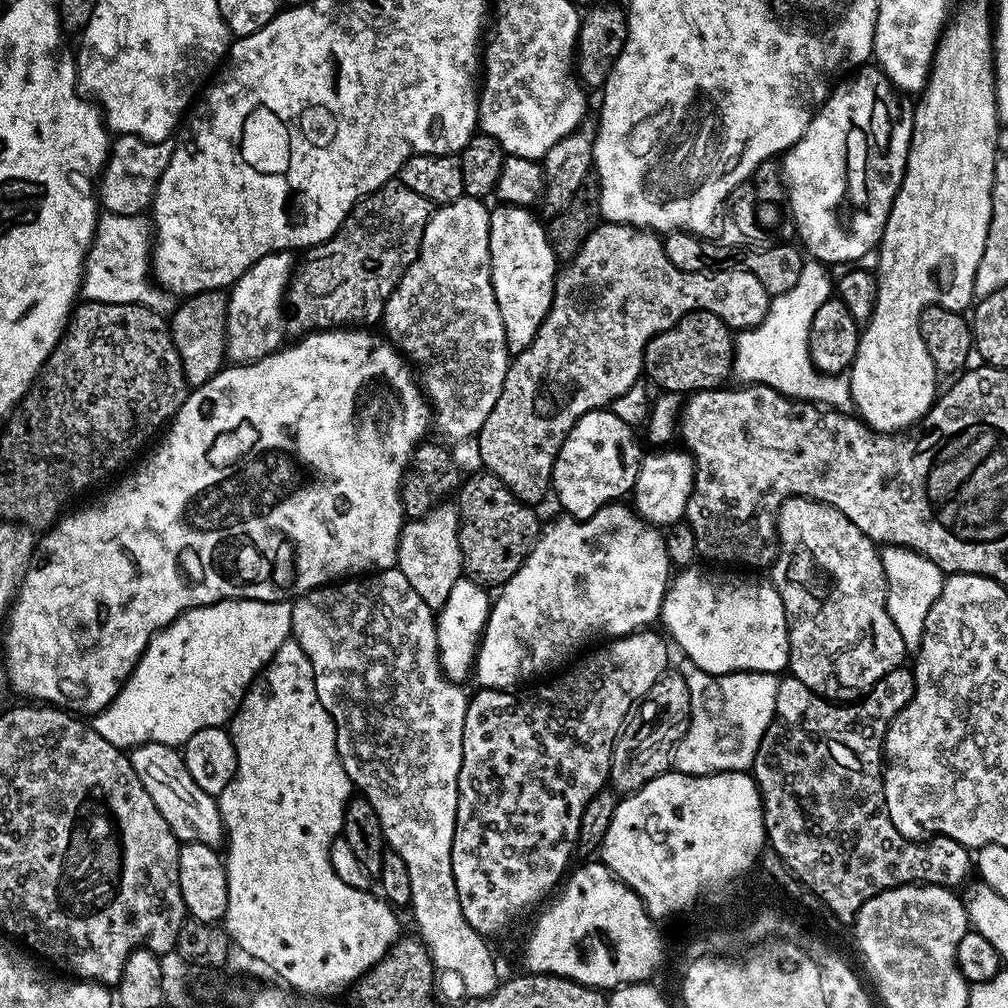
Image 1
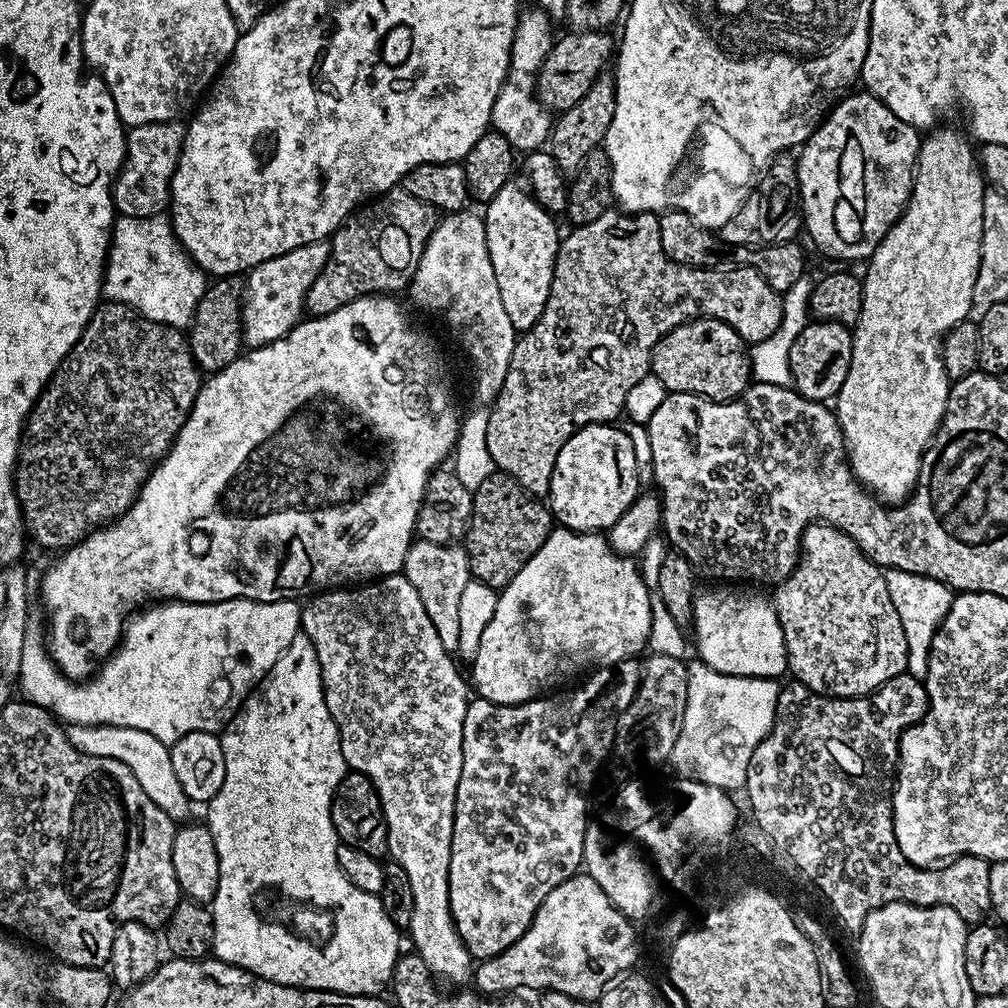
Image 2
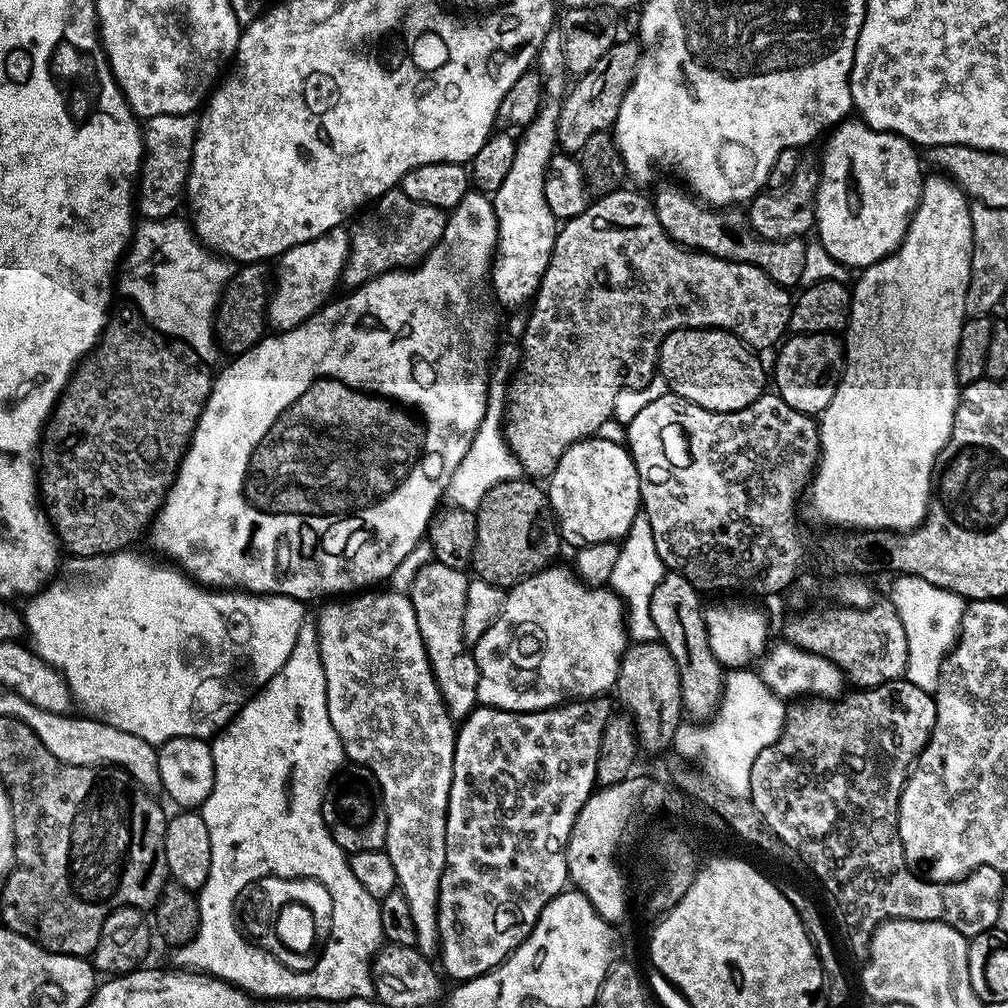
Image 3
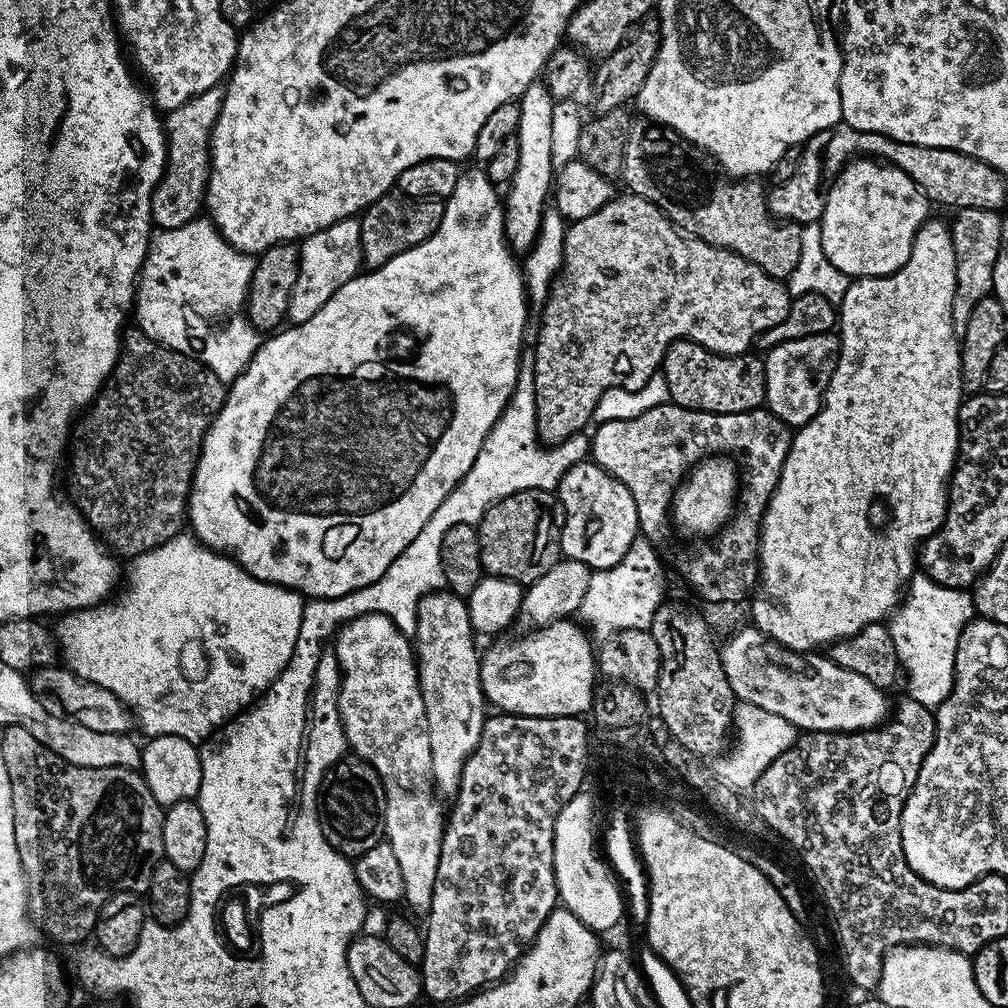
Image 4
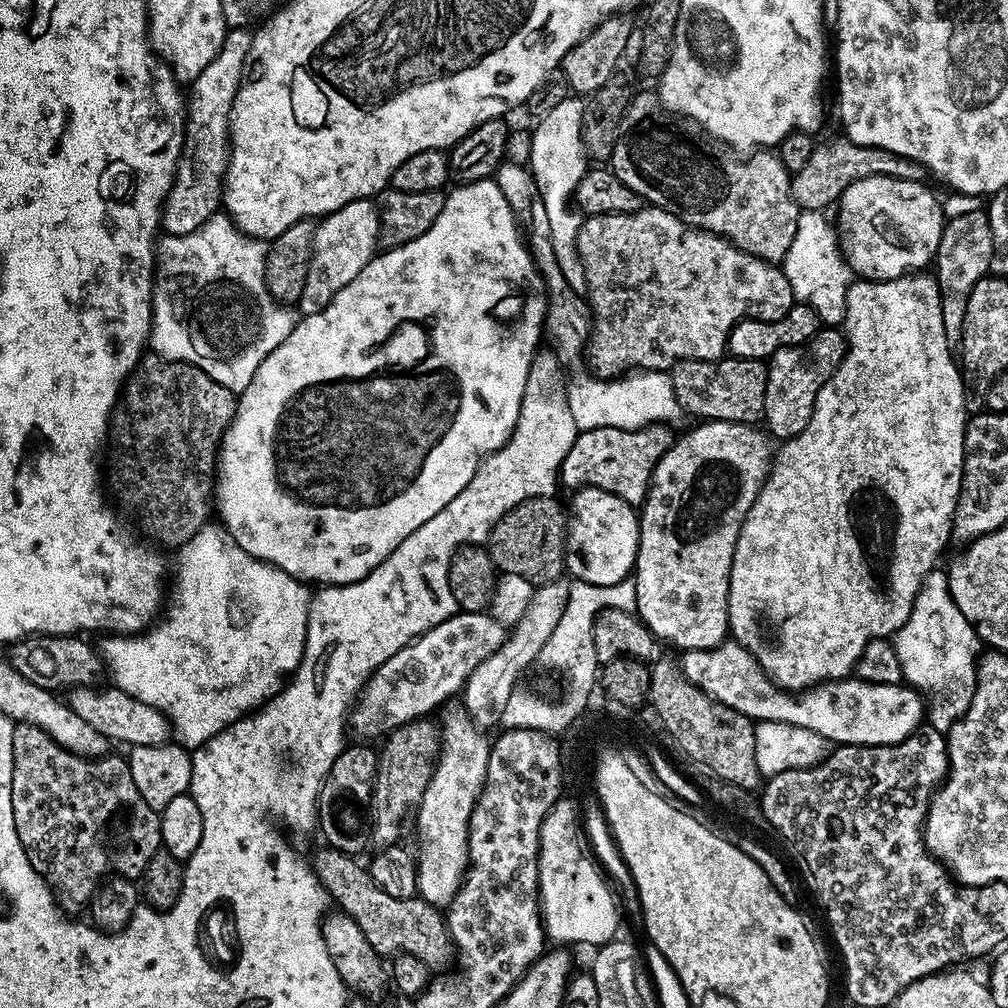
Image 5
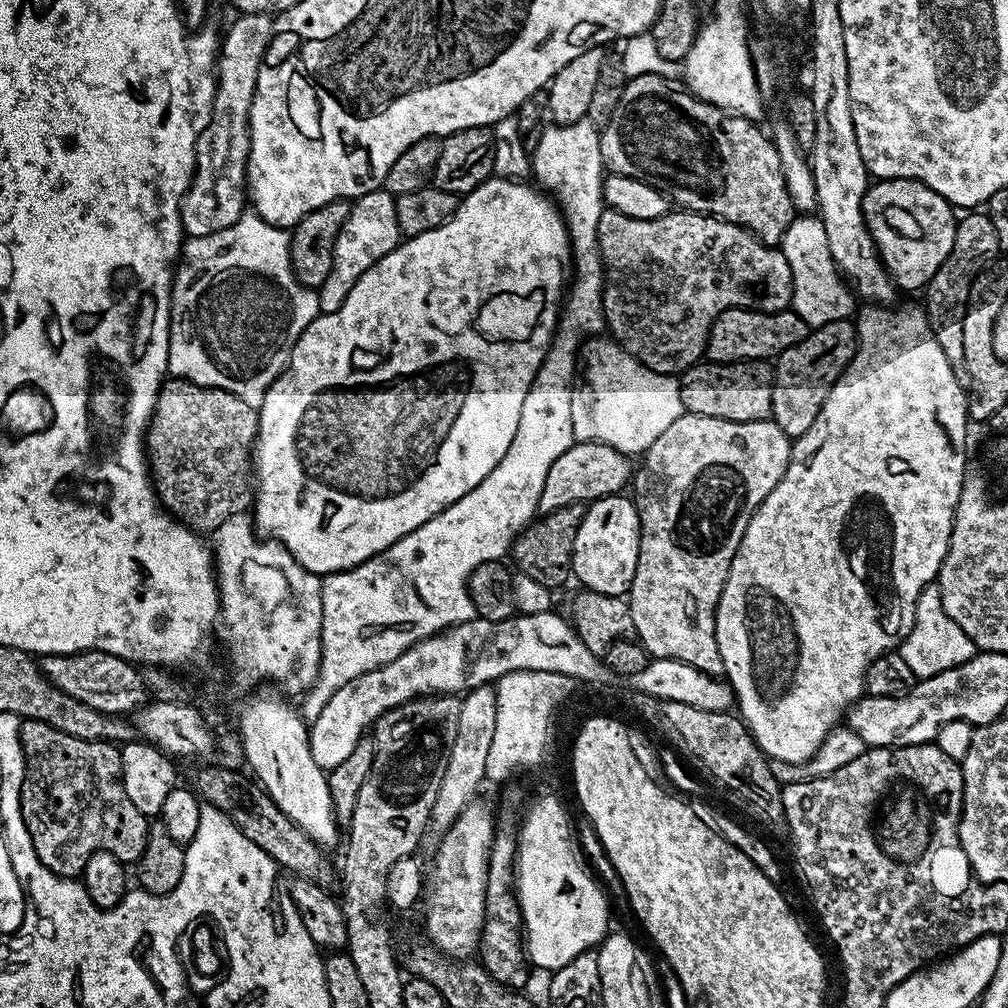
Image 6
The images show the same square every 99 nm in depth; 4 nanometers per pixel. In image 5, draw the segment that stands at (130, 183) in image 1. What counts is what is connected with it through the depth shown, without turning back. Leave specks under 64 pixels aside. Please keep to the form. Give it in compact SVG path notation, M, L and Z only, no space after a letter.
M229 28L222 50L218 58L198 74L198 78L191 81L192 96L186 100L186 119L184 122L184 145L180 147L180 161L176 164L176 177L172 180L172 188L164 199L164 214L162 228L167 235L181 236L190 234L190 230L198 230L210 217L221 211L224 198L224 175L228 169L228 153L230 151L230 137L228 127L234 106L234 98L238 94L240 85L244 83L244 74L248 66L248 55L252 45L252 32L248 28Z

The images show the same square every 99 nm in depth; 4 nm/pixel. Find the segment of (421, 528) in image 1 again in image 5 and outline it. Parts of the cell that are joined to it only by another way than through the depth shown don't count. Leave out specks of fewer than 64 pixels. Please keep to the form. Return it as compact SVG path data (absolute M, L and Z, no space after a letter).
M448 702L439 709L440 725L440 757L436 759L436 769L430 778L430 786L426 786L426 794L422 794L420 807L415 809L416 832L420 835L420 854L416 865L416 887L418 896L435 906L447 906L452 903L456 891L464 882L464 873L468 870L468 823L470 814L476 805L476 799L484 789L486 766L488 765L489 741L484 741L485 733L472 723L463 703Z

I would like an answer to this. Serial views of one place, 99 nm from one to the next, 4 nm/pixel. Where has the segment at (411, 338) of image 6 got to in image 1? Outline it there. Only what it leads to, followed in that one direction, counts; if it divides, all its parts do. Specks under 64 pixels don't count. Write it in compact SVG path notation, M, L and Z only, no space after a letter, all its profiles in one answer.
M360 326L330 328L327 332L309 332L301 335L297 339L300 340L297 344L290 345L291 343L289 343L287 346L270 353L266 358L256 360L253 364L232 364L231 366L225 366L220 369L218 375L210 378L210 382L195 385L189 391L182 407L172 417L166 431L159 437L159 440L161 439L160 445L148 457L145 455L135 465L135 467L137 466L136 469L133 467L131 471L121 475L115 481L117 484L104 496L104 504L92 504L89 508L78 509L77 512L69 511L39 537L32 562L24 572L24 581L20 584L19 593L8 610L6 617L8 625L4 628L4 664L8 667L8 680L12 683L13 690L21 692L24 696L33 696L36 699L33 701L43 702L45 705L55 706L61 710L67 710L72 714L84 714L80 712L95 714L103 710L120 693L120 687L124 685L124 681L128 679L129 674L135 670L136 664L142 658L142 654L146 650L146 646L150 642L152 635L162 631L167 624L173 624L182 613L190 611L191 608L201 608L207 604L217 604L219 600L291 601L297 596L306 595L307 592L311 592L314 588L323 588L325 584L339 582L348 577L356 578L361 574L371 573L373 569L383 570L393 567L396 562L396 547L400 544L400 530L406 523L404 507L400 501L400 481L404 479L404 472L408 469L408 462L412 458L412 452L416 449L417 444L427 437L424 435L428 432L428 424L430 428L430 405L418 383L417 377L410 374L409 361L405 360L400 355L399 350L385 339L383 335L380 336L375 336L372 330L365 330Z

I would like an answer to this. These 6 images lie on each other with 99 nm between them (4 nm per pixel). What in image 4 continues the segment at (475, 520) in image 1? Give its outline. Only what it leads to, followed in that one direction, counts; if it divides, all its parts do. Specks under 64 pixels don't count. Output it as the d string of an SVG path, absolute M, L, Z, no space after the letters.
M535 488L495 500L478 525L480 561L485 573L510 578L522 586L533 584L562 558L560 525L558 500L552 492Z

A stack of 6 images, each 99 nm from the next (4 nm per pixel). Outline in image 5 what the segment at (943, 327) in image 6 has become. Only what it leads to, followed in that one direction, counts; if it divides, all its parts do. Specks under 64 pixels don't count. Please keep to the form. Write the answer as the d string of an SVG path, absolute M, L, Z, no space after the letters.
M987 211L960 212L953 220L951 217L945 223L936 251L934 275L942 298L942 326L946 326L946 338L953 346L959 345L962 338L962 322L966 319L966 302L970 298L970 290L978 286L983 276L989 275L993 250L994 242Z

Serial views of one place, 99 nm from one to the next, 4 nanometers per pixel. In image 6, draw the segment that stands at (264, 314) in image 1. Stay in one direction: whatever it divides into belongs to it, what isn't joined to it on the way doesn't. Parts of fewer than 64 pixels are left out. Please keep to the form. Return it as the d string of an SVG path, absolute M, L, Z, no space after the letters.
M377 190L351 201L346 222L342 222L342 230L338 230L338 238L334 242L334 260L330 274L326 274L326 282L322 282L318 290L321 313L338 310L338 306L346 302L346 294L354 290L354 282L358 282L358 278L362 278L362 274L366 274L370 266L393 252L401 240L396 197L389 192Z

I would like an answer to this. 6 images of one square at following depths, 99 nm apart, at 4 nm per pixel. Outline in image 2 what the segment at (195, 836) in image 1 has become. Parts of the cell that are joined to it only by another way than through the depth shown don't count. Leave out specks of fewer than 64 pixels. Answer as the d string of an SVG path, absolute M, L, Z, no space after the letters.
M70 724L66 728L66 739L77 752L85 752L87 756L114 758L130 766L130 774L138 778L138 786L146 790L150 802L157 804L173 822L184 822L189 819L190 801L179 785L177 775L174 774L174 762L170 762L169 745L154 738L154 734L146 734L146 730L130 730L126 726Z

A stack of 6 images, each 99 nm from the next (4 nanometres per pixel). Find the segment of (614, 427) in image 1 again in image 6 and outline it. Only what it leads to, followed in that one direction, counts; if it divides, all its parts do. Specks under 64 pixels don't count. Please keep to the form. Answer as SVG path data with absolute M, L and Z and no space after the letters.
M617 494L604 496L600 500L591 501L584 509L584 517L578 526L578 534L574 534L572 547L571 575L581 580L583 587L590 592L624 596L628 587L634 582L634 570L638 566L638 546L640 545L640 519L635 503L627 495Z

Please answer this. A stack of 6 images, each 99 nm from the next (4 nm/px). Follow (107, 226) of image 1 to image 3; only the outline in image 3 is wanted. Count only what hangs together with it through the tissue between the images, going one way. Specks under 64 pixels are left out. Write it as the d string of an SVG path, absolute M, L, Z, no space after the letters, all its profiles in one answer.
M179 215L166 220L141 219L135 225L132 242L118 269L118 292L159 332L186 342L200 356L211 358L218 352L214 339L216 308L234 268L225 257L196 239L187 219L180 219Z

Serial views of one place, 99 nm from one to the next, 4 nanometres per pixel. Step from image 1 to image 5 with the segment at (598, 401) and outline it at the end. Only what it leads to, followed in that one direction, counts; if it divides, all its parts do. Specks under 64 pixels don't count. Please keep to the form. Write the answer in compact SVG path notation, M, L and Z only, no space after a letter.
M641 206L630 214L588 216L576 245L586 270L586 296L595 312L586 364L601 378L616 378L629 370L663 372L681 360L715 362L725 355L728 335L739 320L777 320L794 303L783 267L746 254L713 232L690 228L661 208Z

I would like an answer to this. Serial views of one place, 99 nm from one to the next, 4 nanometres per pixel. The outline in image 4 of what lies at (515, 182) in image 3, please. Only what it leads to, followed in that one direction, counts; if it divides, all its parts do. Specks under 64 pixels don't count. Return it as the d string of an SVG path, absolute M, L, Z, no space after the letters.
M545 83L532 84L523 92L518 101L520 120L516 123L515 138L518 142L518 170L507 185L504 205L504 239L513 253L524 254L536 243L540 233L540 223L550 200L554 183L551 146L554 143L554 99Z

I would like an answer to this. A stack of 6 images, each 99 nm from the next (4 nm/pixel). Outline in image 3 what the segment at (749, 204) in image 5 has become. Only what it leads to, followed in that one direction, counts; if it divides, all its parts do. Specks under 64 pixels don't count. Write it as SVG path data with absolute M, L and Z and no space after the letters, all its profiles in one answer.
M683 187L680 188L664 188L654 196L658 222L662 222L662 230L666 230L666 234L675 244L693 252L704 252L714 258L758 266L758 270L766 273L774 283L789 290L800 284L808 249L808 244L803 239L764 240L757 232L753 232L747 215L739 207L705 206L698 202L695 195L689 194Z

